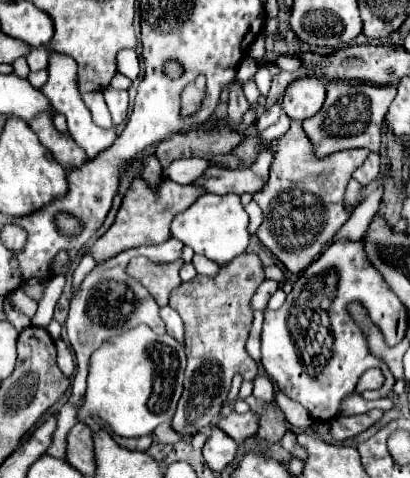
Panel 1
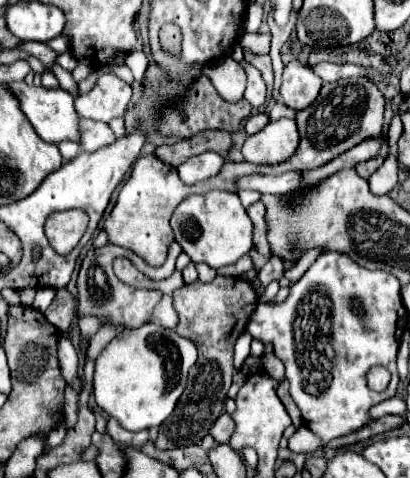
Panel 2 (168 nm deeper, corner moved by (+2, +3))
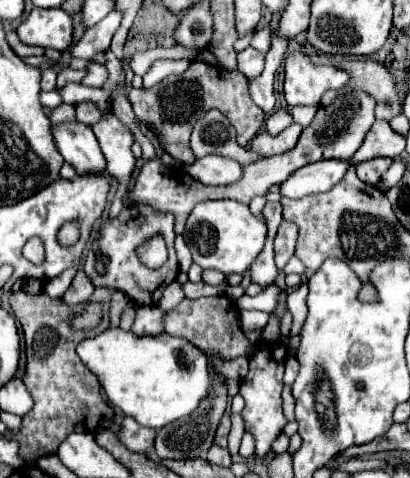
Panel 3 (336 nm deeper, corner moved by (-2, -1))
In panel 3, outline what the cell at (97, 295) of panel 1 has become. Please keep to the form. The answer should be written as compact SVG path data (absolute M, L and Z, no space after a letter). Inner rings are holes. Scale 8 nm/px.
M141 204L137 208L123 208L117 218L105 218L101 222L99 236L93 240L91 250L87 252L87 258L85 258L87 276L93 280L95 286L111 286L115 290L125 292L139 306L157 306L161 300L163 288L167 284L171 284L175 280L175 276L179 274L179 264L177 264L177 256L175 256L175 248L173 248L173 240L175 240L173 226L175 226L173 214L161 214L153 208L149 208L147 204ZM153 234L161 234L165 238L167 250L169 250L169 258L167 258L165 266L161 266L157 270L147 268L137 258L137 252L135 252L141 244L145 244L149 238L153 238Z

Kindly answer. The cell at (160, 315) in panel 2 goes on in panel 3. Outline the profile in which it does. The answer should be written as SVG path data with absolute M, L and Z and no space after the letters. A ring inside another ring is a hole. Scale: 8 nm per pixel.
M137 308L137 316L133 322L135 336L157 336L163 332L163 316L161 308Z

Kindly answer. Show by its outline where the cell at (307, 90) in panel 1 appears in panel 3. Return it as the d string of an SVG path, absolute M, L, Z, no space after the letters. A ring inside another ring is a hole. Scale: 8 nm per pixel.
M303 52L285 60L285 100L289 106L319 106L327 90L341 90L351 74L337 66L317 66Z

